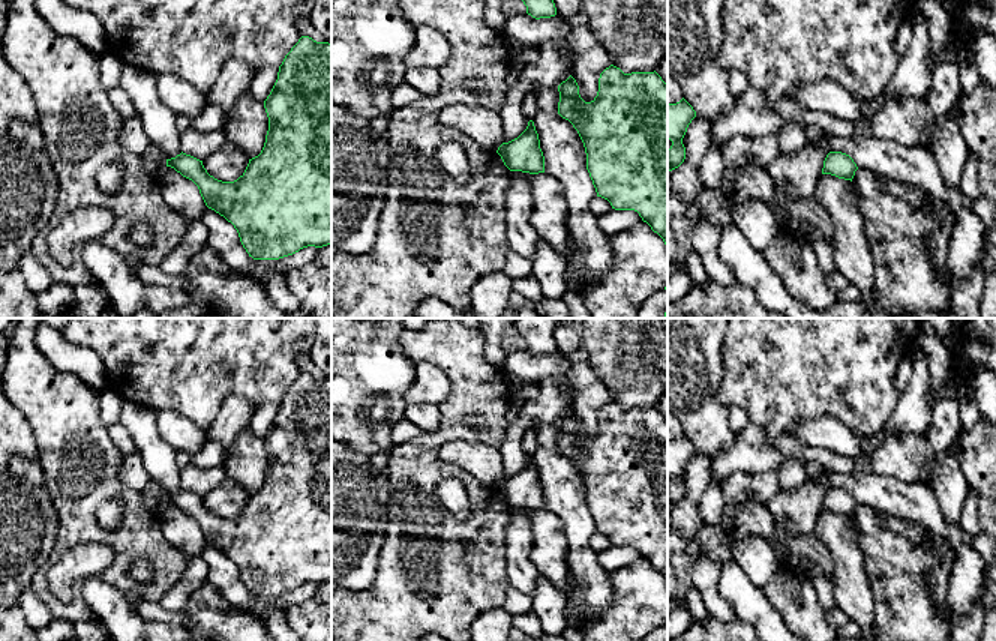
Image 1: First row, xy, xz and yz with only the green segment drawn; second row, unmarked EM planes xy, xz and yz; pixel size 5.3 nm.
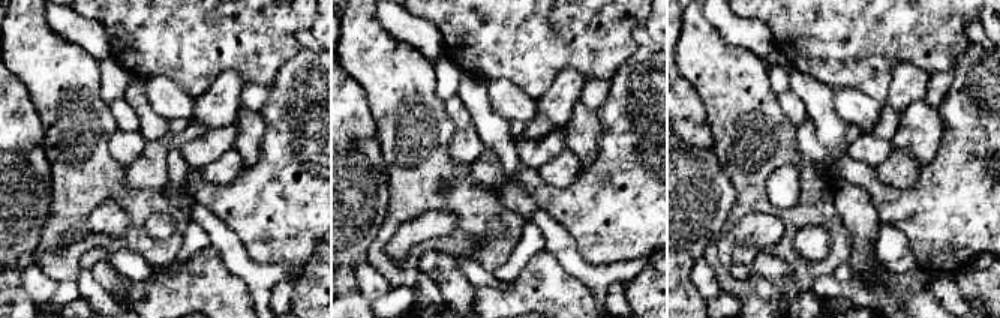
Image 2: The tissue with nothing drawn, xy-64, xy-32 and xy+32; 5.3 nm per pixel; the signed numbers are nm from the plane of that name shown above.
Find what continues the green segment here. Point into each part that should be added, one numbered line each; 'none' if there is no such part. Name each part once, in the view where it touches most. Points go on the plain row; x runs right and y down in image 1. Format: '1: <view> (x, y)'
none

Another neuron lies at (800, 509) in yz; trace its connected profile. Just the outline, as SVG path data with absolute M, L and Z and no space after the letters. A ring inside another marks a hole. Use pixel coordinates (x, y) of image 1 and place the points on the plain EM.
M807 479L795 491L780 489L765 506L774 519L784 522L789 536L812 534L828 489L825 479Z

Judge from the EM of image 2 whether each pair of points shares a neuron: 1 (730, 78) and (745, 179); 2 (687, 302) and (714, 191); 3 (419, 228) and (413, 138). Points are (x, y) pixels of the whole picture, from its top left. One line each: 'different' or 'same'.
1: same
2: same
3: different

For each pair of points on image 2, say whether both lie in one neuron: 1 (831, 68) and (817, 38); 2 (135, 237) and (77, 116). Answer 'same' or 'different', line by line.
1: same
2: same

